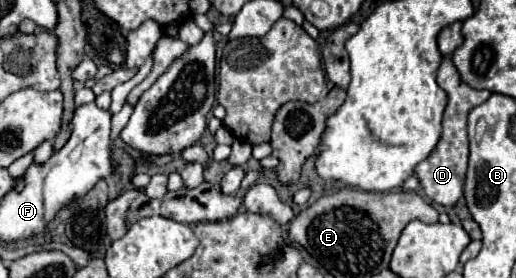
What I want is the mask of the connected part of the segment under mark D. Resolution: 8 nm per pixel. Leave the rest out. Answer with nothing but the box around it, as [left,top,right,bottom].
[415,59,491,207]

